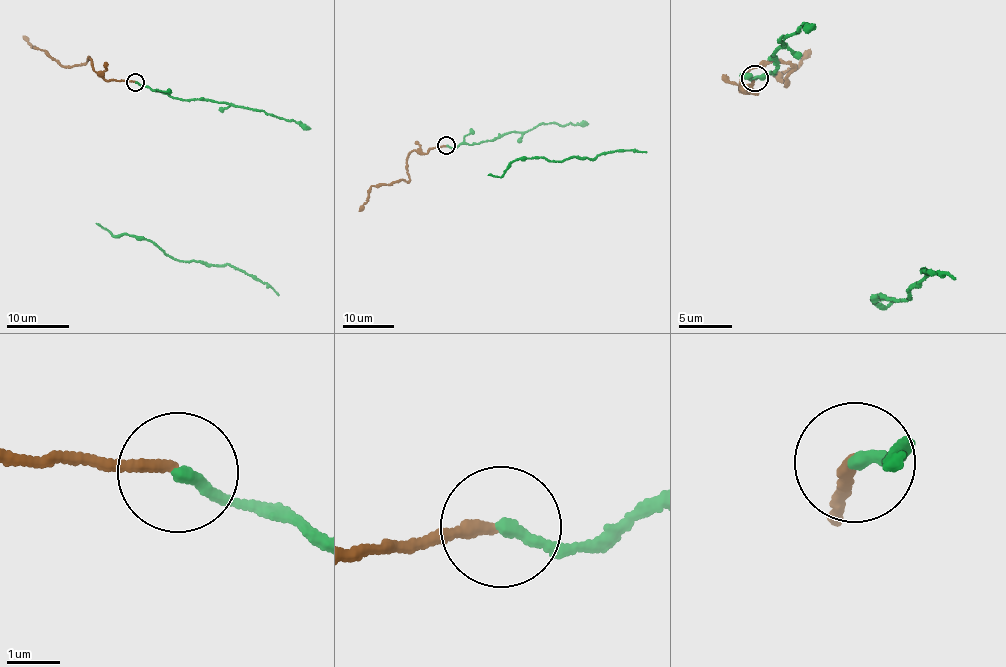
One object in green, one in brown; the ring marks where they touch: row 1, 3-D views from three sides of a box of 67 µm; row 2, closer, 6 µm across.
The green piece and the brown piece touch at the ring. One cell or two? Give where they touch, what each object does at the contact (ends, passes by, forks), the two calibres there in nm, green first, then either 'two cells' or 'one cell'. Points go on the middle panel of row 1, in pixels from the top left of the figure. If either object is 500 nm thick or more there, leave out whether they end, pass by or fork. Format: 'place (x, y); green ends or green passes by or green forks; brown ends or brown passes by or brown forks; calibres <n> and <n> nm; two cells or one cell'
place (446, 145); green ends; brown ends; calibres 220 and 200 nm; two cells

